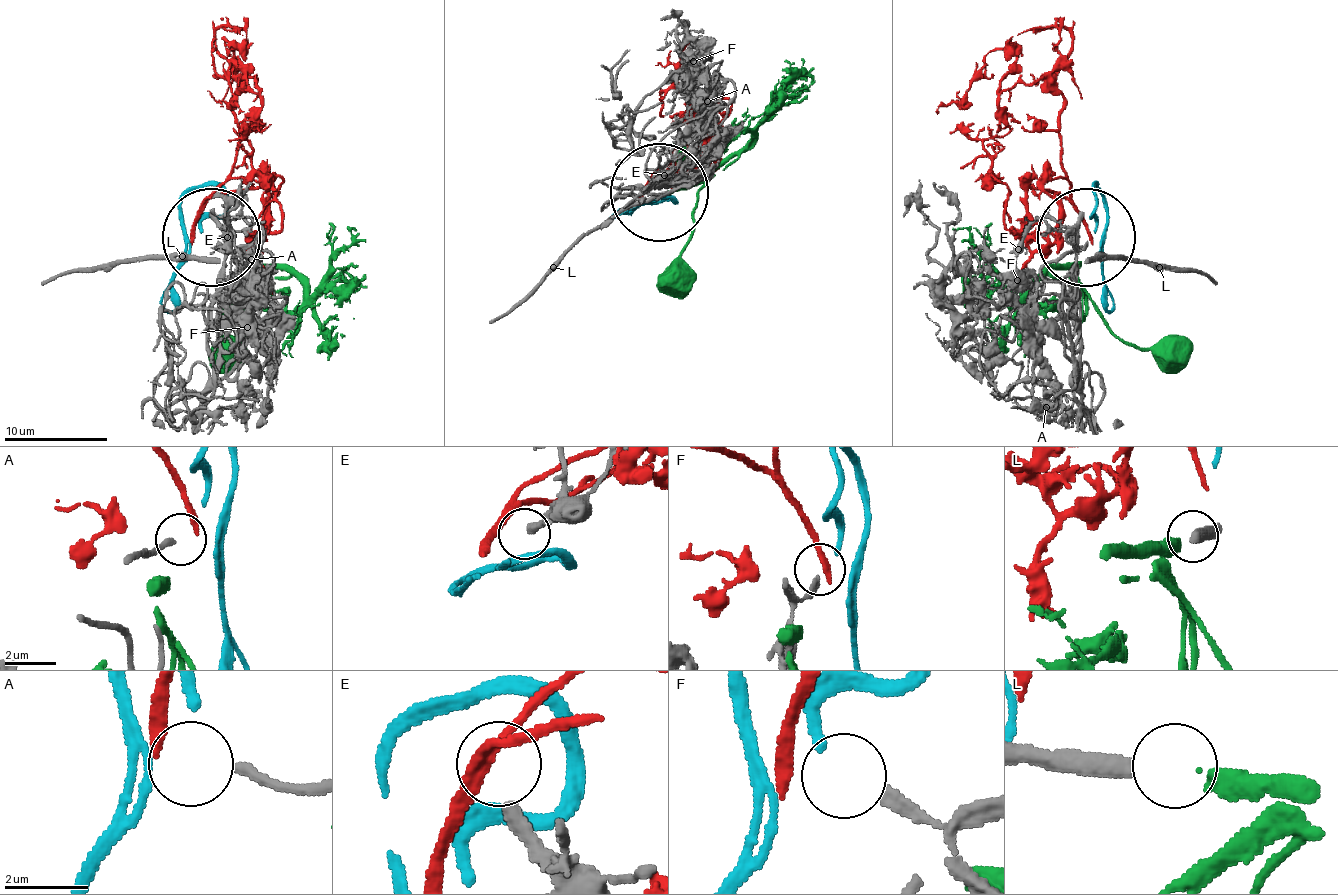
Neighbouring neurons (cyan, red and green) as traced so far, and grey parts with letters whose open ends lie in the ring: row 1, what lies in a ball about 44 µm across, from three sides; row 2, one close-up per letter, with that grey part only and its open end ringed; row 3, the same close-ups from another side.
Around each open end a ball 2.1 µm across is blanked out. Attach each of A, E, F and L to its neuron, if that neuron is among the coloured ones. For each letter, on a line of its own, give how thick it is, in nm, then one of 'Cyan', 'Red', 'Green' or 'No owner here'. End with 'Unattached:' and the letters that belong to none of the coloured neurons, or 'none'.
A: Thickness 240 nm. Red
E: Thickness 360 nm. No owner here
F: Thickness 220 nm. Cyan
L: Thickness 420 nm. Green
Unattached: E

